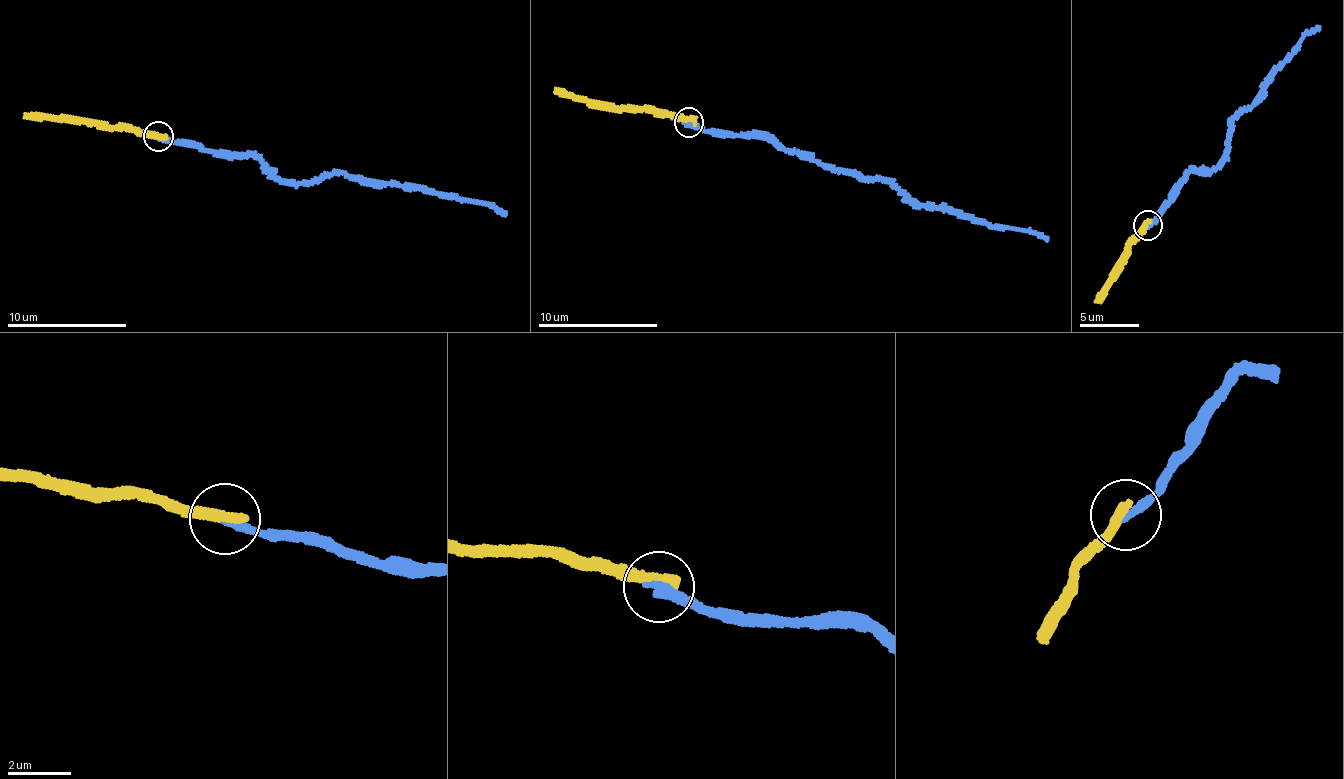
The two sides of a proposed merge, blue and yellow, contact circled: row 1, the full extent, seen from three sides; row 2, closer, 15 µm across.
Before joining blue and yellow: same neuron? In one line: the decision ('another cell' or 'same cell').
another cell

